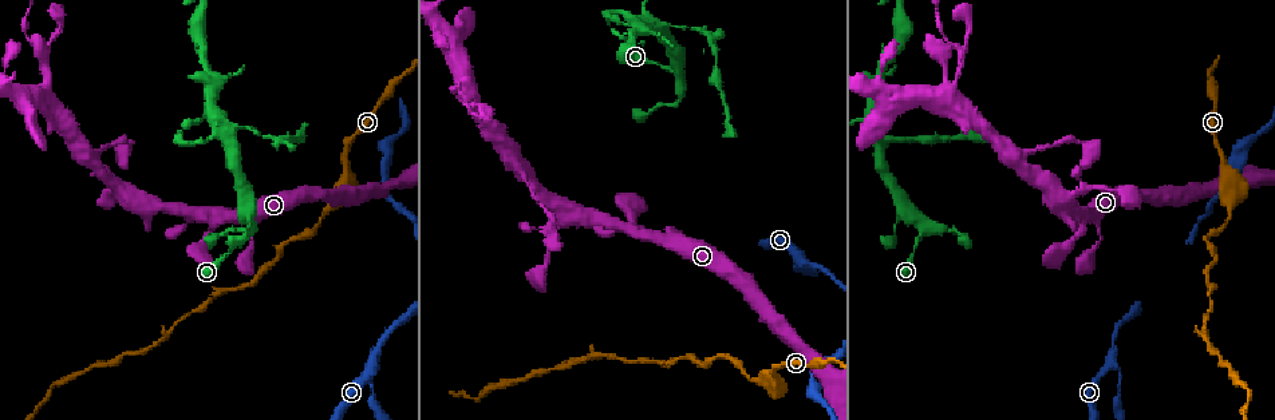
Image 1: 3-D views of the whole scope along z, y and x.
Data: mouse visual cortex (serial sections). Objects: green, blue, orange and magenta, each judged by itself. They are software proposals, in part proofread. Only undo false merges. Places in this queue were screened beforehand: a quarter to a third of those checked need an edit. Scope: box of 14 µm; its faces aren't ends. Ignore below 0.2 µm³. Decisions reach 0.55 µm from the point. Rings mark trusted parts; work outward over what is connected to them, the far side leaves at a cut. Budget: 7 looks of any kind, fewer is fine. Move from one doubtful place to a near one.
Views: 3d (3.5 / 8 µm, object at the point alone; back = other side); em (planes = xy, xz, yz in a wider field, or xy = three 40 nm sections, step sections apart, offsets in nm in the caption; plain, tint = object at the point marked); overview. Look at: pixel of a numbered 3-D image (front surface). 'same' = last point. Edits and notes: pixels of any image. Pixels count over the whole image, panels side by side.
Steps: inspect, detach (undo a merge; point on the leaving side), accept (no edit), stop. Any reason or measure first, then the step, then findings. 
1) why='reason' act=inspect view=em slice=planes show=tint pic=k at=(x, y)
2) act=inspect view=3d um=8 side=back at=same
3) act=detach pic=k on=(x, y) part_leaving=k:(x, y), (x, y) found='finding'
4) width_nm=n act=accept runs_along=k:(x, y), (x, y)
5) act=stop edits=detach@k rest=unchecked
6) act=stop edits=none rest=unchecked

why='thick turns thin' act=inspect view=3d um=3.5 side=back pic=1 at=(233, 129)

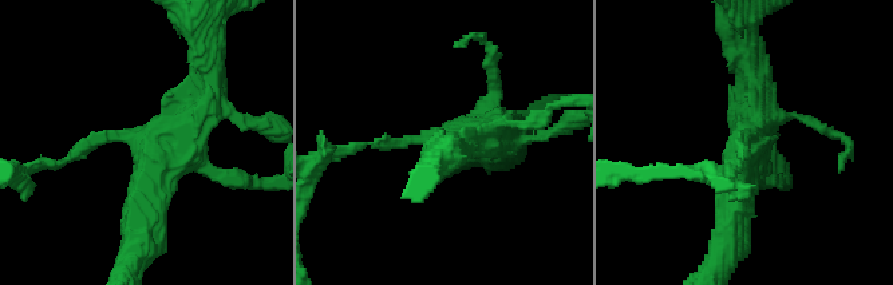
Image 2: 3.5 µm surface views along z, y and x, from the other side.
act=inspect view=em slice=xy step=3 show=tint pic=2 at=(153, 148)

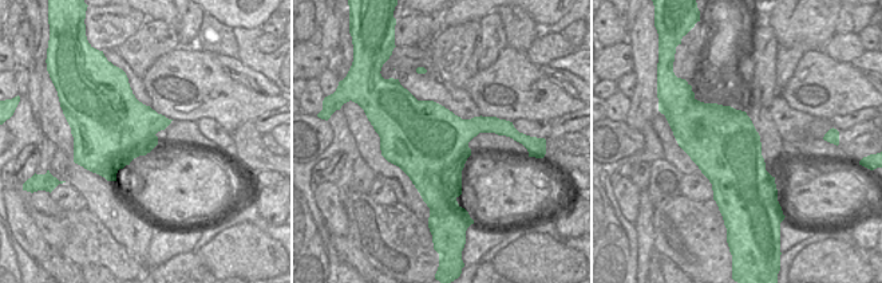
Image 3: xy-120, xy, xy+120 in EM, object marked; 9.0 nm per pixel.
width_nm=700 act=detach pic=2 on=(74, 154) part_leaving=2:(127, 135), (107, 135), (54, 165), (32, 165) found='two cells meet here'

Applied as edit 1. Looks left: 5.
act=inspect view=overview

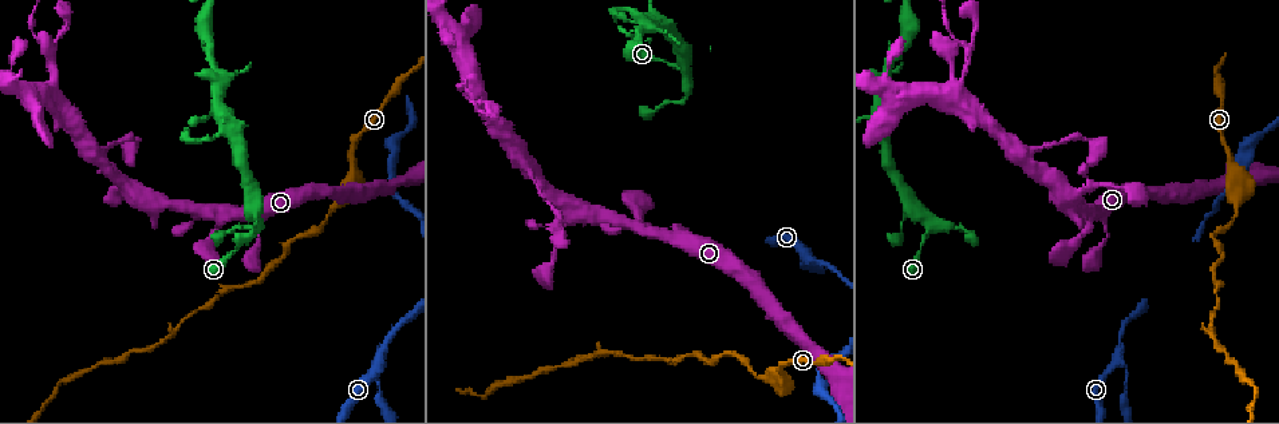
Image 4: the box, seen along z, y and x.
why='calibre changes' act=inspect view=3d um=8 pic=4 at=(955, 88)

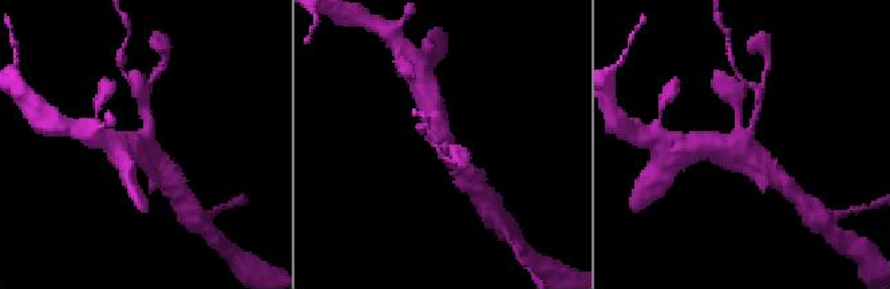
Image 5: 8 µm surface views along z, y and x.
why='closer look' act=inspect view=3d um=3.5 pic=5 at=(448, 140)

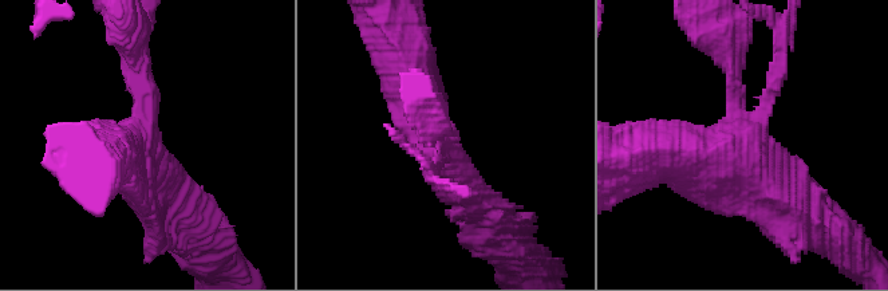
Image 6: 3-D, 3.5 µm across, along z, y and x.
why='shape alone is not enough' act=inspect view=em slice=planes show=tint pic=6 at=(135, 136)

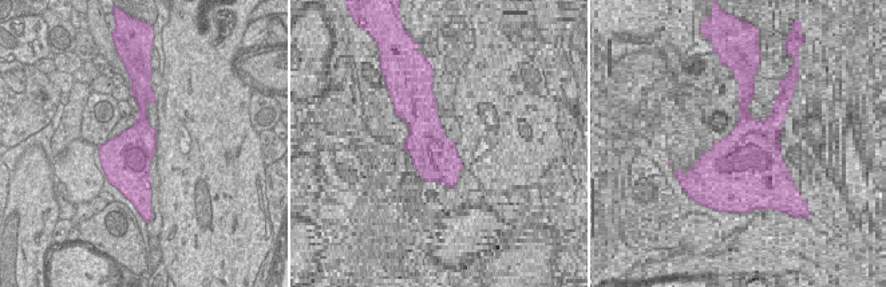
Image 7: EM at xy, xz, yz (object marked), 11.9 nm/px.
act=accept runs_along=6:(468, 197), (419, 118), (406, 50) found='all the same cell'

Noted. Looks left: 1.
why='a fork' act=inspect view=3d um=3.5 pic=4 at=(1116, 360)

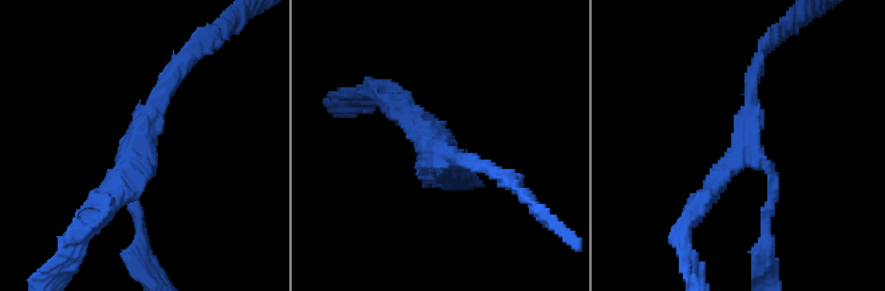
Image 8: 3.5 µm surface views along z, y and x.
act=detach pic=8 on=(770, 204) part_leaving=8:(749, 157), (773, 173), (766, 272) found='two cells meet here'

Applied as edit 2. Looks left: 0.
act=stop edits=detach@2,detach@8 rest=unchecked

